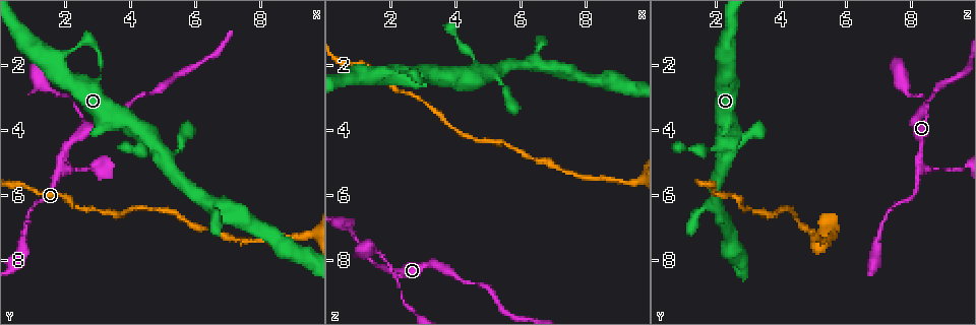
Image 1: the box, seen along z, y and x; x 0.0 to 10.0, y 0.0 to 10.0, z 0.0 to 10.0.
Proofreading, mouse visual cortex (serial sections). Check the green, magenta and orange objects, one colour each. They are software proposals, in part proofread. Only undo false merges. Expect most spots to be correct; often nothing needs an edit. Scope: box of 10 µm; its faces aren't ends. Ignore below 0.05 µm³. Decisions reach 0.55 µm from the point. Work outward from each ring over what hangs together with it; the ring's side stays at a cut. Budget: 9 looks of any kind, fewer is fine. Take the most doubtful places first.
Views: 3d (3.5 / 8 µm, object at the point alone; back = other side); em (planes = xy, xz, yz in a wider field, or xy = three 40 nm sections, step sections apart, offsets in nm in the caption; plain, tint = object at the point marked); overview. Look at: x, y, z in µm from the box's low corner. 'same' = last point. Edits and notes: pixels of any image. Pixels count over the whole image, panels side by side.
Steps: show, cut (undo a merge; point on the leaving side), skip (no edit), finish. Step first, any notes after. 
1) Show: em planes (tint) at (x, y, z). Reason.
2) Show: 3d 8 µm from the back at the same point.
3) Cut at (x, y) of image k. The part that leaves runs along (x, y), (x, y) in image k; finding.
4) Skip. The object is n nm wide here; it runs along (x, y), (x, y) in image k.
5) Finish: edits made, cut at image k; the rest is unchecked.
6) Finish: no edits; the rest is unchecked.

Show: 3d 3.5 µm at (1.90, 4.90, 8.25).

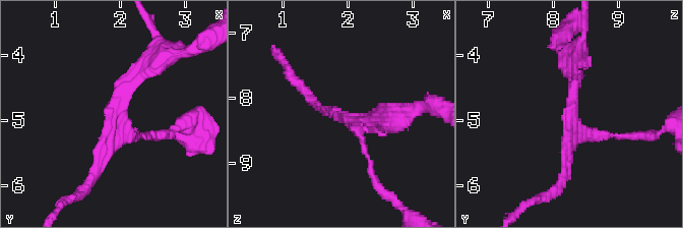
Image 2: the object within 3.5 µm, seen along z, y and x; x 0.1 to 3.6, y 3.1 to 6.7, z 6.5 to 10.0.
Show: em xy step 2 (tint) at (1.95, 4.85, 8.30). 3 arms meet here; the arms are 100, 150, 250 nm wide; need the tissue.

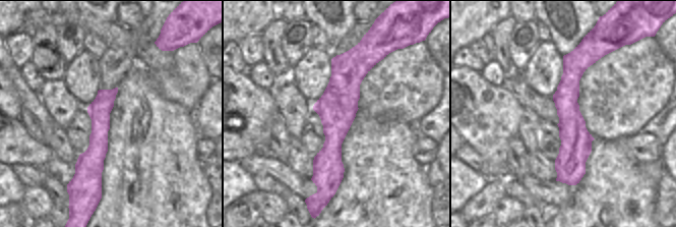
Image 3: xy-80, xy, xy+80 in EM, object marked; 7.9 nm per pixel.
Skip. It runs along (157, 58), (122, 87), (95, 174) in image 2; all the same cell.

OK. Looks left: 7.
Show: 3d 3.5 µm at (9.40, 7.30, 5.65). Three arms meet.

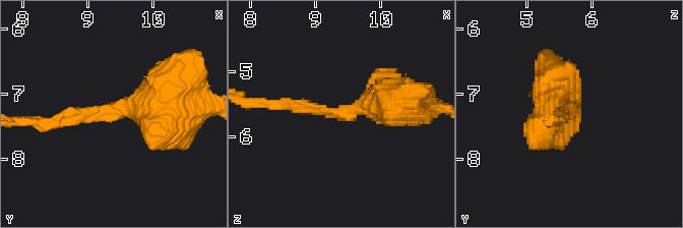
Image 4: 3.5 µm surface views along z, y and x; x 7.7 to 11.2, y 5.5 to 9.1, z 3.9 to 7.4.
Show: em xy step 3 (tint) at (9.35, 7.30, 5.70).

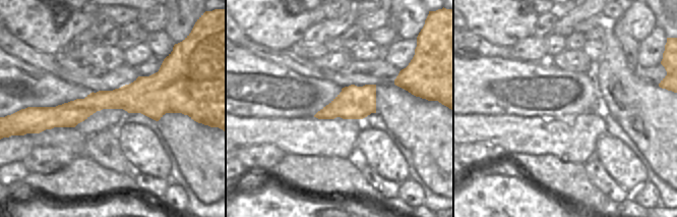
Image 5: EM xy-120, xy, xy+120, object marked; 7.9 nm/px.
Skip. 3 arms meet here; the arms are 200, 300, 350 nm wide; it runs along (274, 104), (350, 114), (377, 80) in image 4; all the same cell.

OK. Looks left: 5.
Show: 3d 8 µm at (2.10, 3.00, 8.50). A narrow waist.

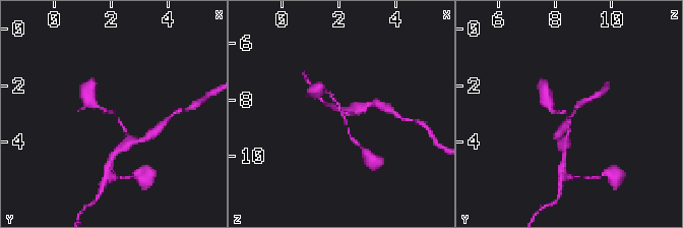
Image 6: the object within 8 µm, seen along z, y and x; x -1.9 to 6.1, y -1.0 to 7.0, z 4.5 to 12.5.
Show: em xy step 3 (tint) at the same point. The arms are 100, 150 nm wide.

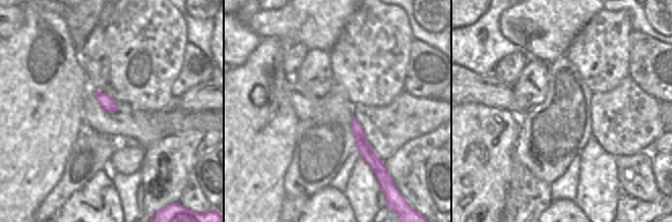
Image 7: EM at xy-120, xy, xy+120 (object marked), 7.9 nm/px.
Skip. It runs along (129, 140), (115, 113), (98, 107) in image 6; one cell here.

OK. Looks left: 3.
Show: 3d 3.5 µm at (4.80, 4.60, 2.40). Thin neck.

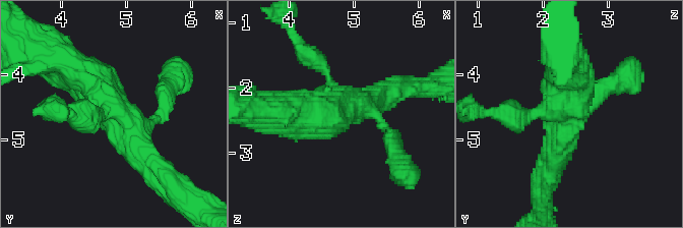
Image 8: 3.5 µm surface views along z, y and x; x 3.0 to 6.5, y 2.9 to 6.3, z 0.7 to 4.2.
Show: em xy step 5 (tint) at (4.90, 4.65, 2.35). Now the EM.

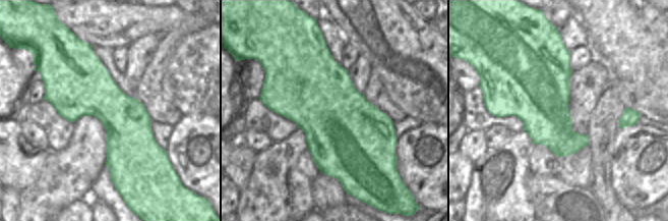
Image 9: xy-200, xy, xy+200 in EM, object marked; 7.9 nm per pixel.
Show: em planes (tint) at the same point.

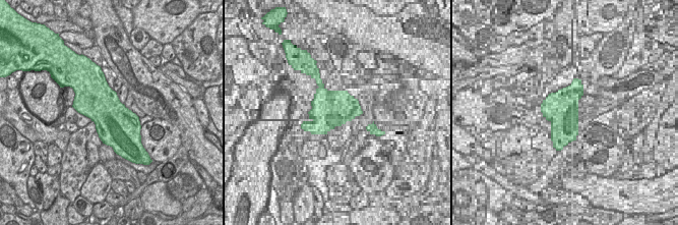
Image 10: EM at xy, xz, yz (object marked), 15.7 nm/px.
Skip. The arms are 150, 250, 450, 500 nm wide; it runs along (59, 56), (100, 88), (143, 153) in image 8; continuous, no second cell.

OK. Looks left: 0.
Finish: no edits; the rest is unchecked.

